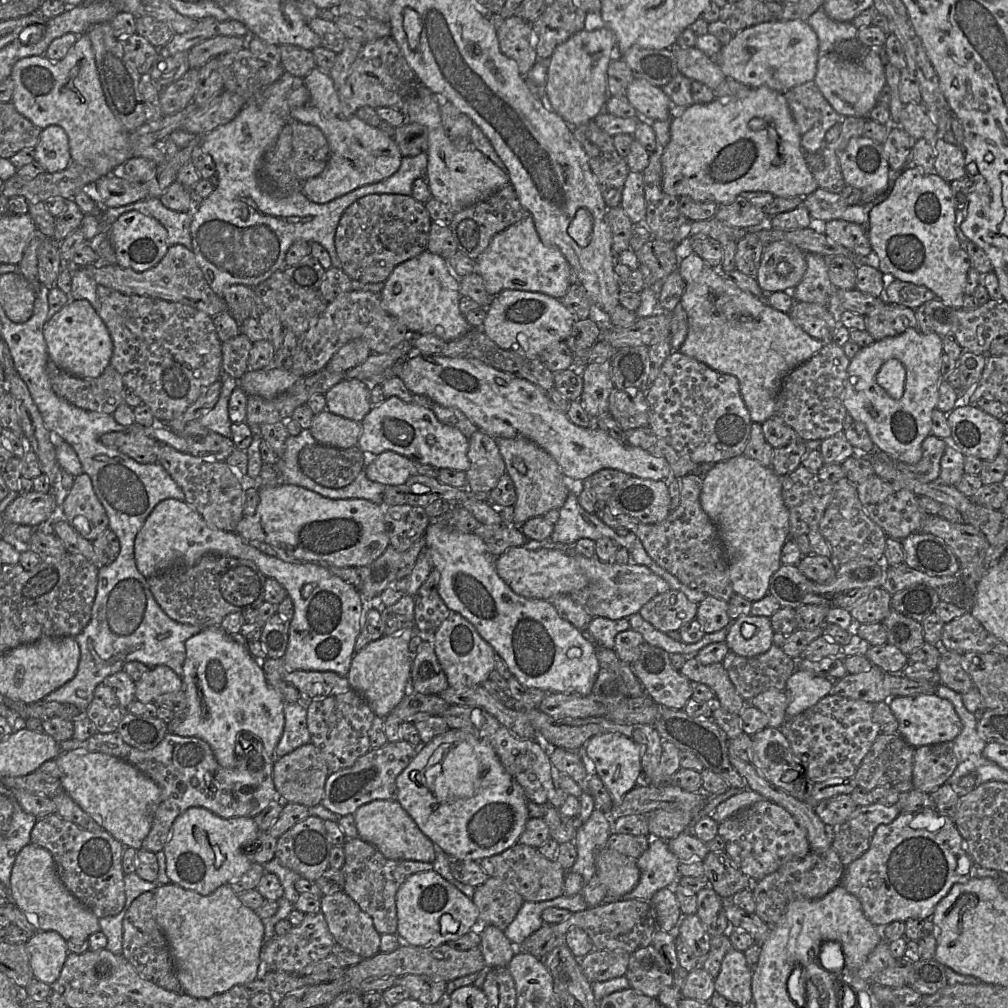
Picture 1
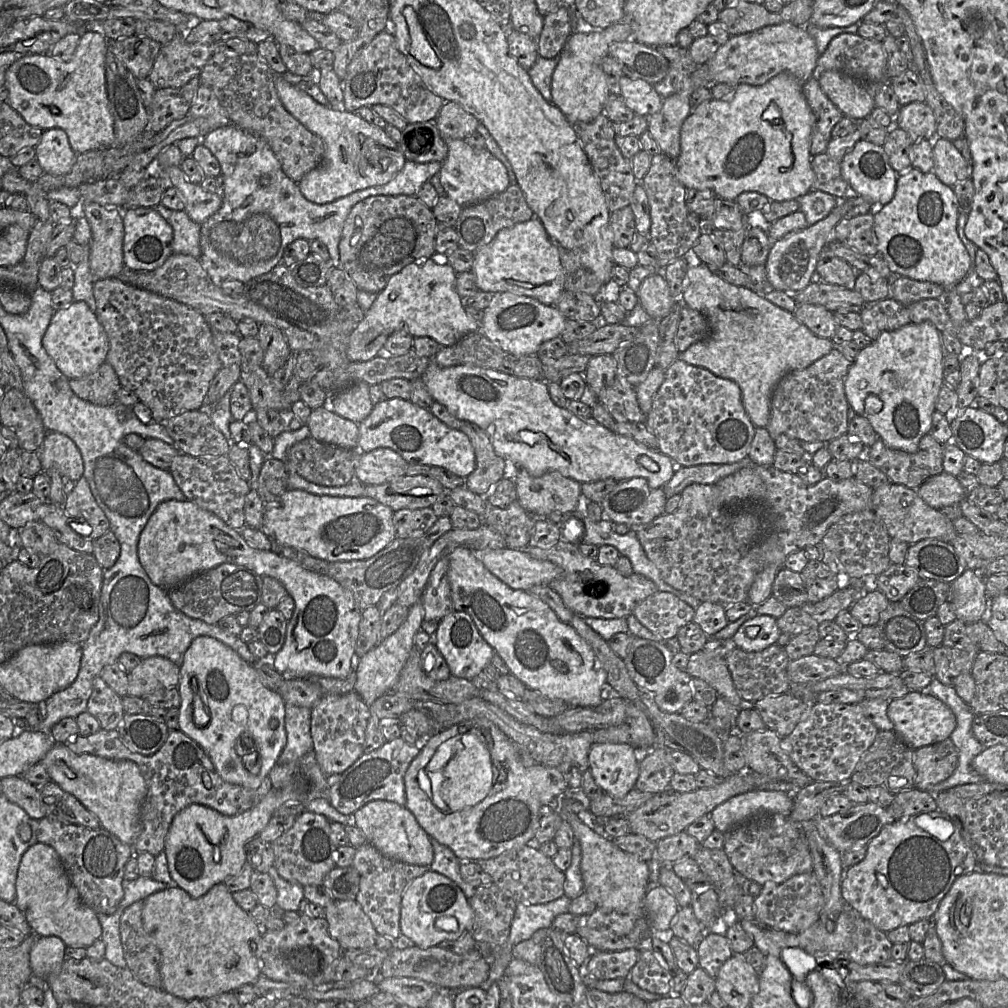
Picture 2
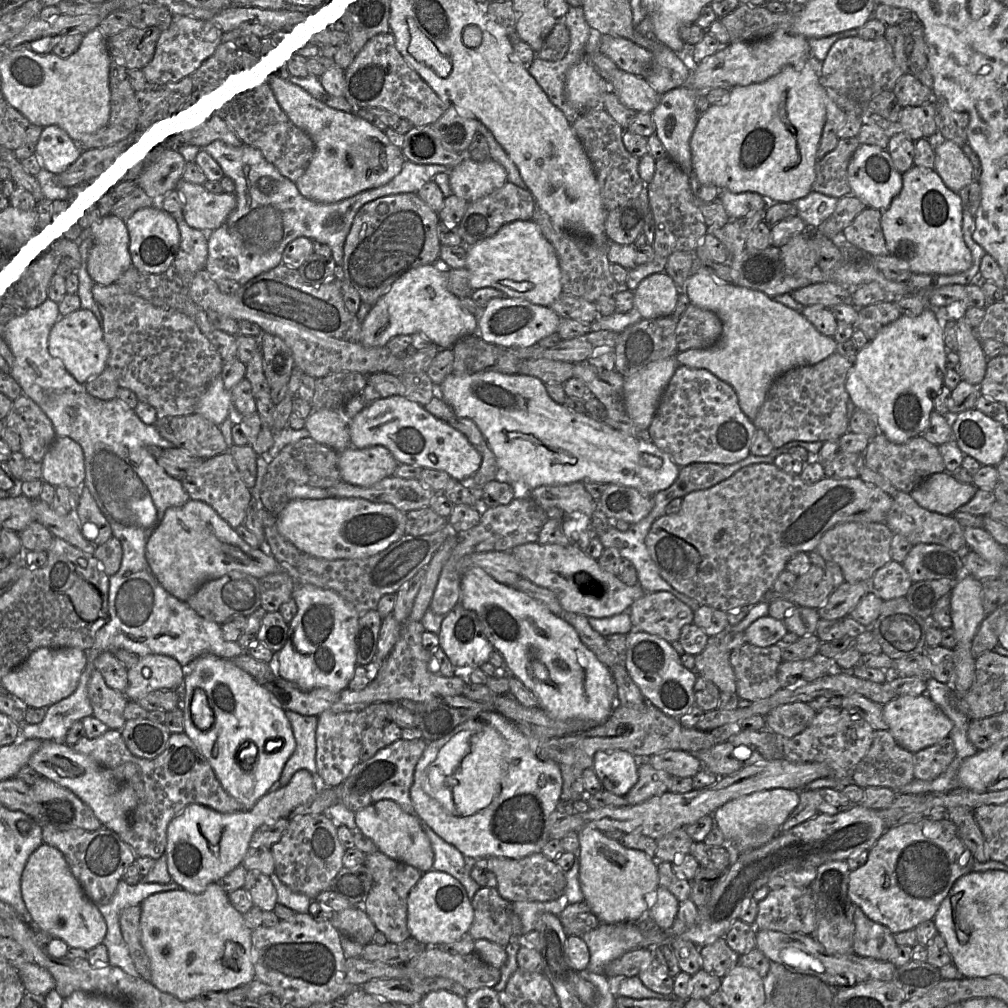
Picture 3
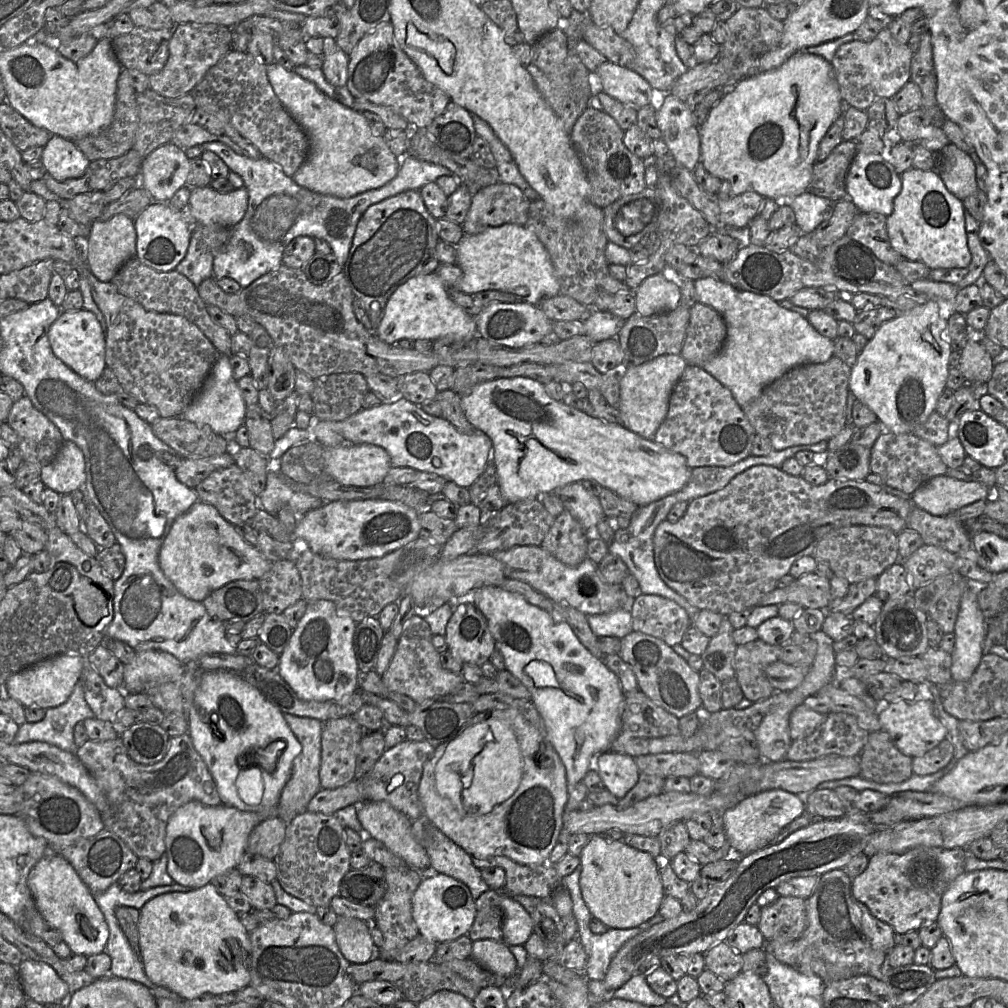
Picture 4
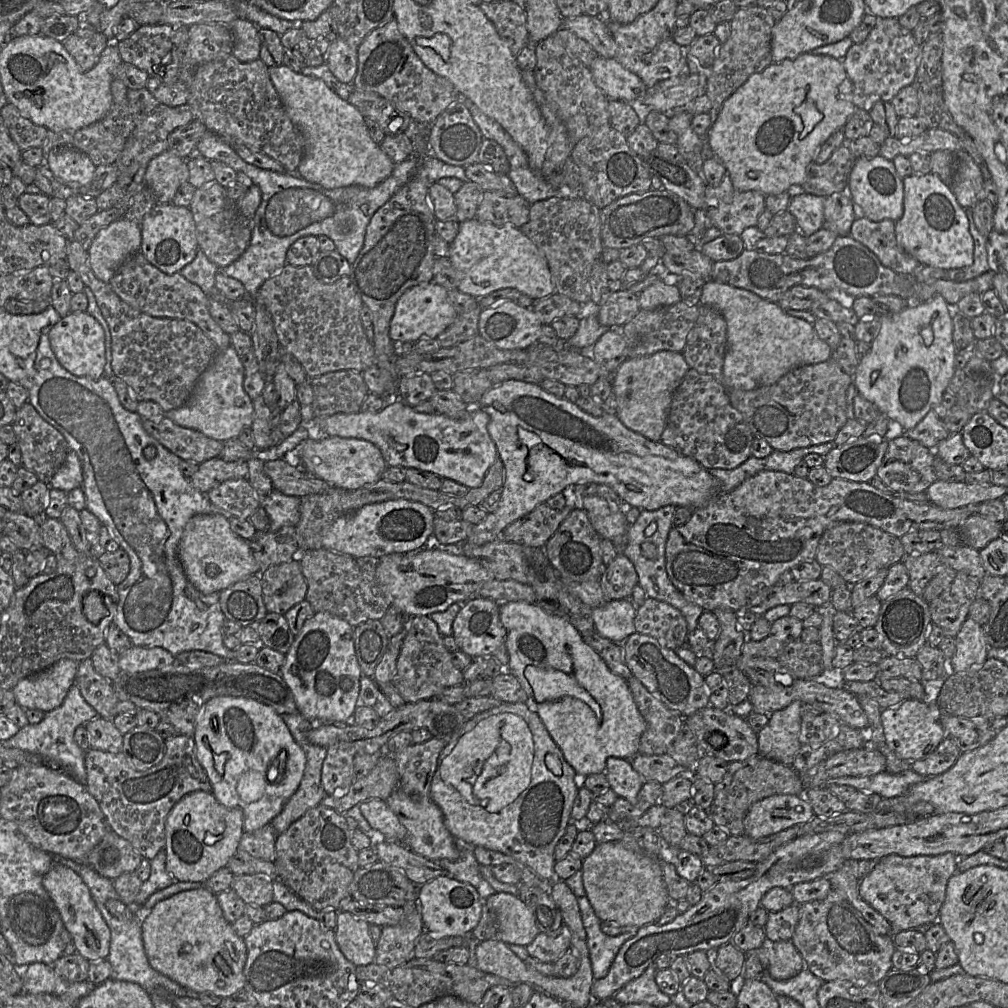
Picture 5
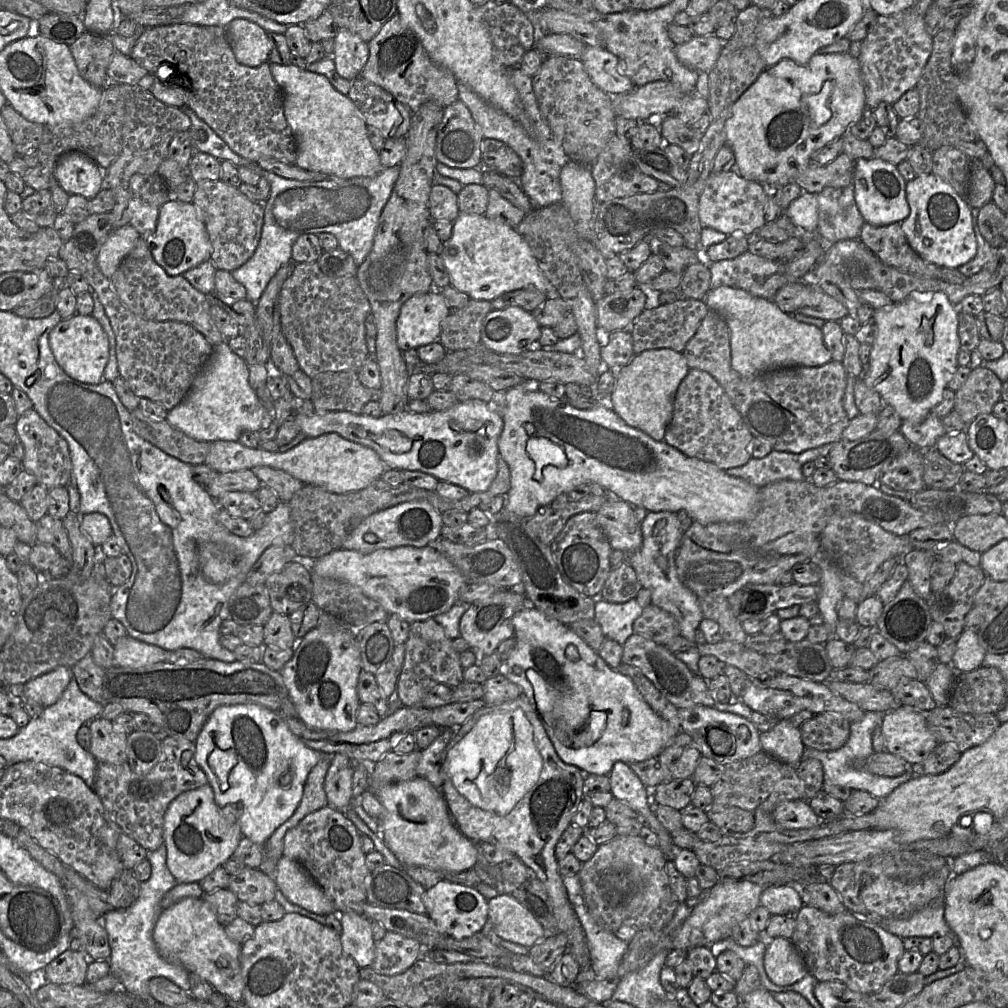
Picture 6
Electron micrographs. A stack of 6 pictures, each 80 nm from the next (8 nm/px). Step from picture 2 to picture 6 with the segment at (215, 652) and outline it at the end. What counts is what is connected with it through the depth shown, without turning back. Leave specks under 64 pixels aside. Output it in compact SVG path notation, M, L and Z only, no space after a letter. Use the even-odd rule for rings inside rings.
M236 704L220 706L216 708L203 726L195 744L196 761L207 775L209 784L211 784L214 791L214 799L216 804L222 808L226 805L236 806L236 809L238 810L238 821L240 824L242 835L250 839L252 842L262 845L265 845L273 832L294 814L301 801L304 785L311 769L319 762L319 760L324 755L333 755L317 751L304 745L292 733L285 721L277 712L274 712L271 709L268 709L258 704Z

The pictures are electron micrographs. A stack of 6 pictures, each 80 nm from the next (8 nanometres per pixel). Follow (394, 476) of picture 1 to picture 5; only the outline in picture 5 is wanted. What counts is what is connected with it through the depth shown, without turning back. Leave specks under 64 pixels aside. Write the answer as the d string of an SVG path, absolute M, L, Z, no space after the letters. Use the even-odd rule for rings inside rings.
M329 436L308 438L282 458L290 465L304 468L309 474L343 490L367 487L383 479L388 465L381 450L373 443L356 438Z

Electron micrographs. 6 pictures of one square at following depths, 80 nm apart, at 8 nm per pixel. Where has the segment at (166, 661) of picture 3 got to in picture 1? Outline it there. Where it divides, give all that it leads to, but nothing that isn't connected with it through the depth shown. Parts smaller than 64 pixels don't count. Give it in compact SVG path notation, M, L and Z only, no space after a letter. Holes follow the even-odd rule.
M165 665L150 668L135 684L136 699L143 703L154 703L155 699L164 693L183 689L183 680Z

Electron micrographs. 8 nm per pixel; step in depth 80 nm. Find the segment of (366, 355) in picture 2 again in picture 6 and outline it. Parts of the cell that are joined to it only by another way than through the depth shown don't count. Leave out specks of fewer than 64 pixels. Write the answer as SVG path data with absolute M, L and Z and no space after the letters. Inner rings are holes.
M433 290L416 294L401 306L396 321L396 339L404 352L439 341L441 324L450 310L441 293Z

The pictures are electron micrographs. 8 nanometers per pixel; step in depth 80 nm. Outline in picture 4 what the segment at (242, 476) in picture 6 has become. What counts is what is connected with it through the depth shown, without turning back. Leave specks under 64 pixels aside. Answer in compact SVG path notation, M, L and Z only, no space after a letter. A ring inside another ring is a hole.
M227 452L219 456L204 458L184 458L175 469L176 478L187 487L195 489L212 472L228 468L235 463L234 457Z

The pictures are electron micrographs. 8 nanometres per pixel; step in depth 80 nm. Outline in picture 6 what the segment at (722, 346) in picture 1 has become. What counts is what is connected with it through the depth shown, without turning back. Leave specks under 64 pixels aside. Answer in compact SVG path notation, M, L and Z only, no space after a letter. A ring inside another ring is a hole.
M720 286L707 292L704 303L710 311L725 320L730 331L731 367L743 377L791 367L819 367L832 360L821 329L795 320L781 311L773 301L753 296L742 289Z

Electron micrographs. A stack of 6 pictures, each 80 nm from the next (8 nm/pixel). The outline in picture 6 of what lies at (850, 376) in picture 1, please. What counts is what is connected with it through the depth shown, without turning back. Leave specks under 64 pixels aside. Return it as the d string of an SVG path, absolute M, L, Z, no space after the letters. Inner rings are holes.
M941 291L912 292L901 302L874 310L873 322L877 326L877 334L871 345L869 364L861 378L868 388L879 394L883 405L893 407L902 420L919 423L943 400L943 392L959 367L958 313L957 306Z

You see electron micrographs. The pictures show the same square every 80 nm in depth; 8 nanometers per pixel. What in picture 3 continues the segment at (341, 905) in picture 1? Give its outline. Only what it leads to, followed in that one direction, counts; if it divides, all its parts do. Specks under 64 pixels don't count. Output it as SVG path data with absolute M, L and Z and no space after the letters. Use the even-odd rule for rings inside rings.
M357 906L334 912L330 922L341 936L346 936L364 946L372 942L377 931L367 913Z

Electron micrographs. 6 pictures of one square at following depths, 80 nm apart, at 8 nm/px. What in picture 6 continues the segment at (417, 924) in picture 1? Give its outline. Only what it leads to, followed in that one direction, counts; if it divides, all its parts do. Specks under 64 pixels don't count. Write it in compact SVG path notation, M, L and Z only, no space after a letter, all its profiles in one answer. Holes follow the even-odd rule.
M441 880L433 887L425 890L422 901L427 915L444 936L455 939L470 937L482 931L488 921L488 900L475 888Z

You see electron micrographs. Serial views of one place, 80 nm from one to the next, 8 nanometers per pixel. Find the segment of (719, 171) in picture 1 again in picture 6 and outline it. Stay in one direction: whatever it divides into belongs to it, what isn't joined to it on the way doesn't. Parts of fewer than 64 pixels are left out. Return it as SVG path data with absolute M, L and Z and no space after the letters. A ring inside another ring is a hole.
M848 52L814 54L806 65L800 65L789 58L784 58L776 65L765 69L732 106L730 116L725 122L725 135L726 144L731 147L735 156L734 168L744 179L758 182L768 189L795 183L795 179L810 165L813 154L834 139L848 133L848 128L861 118L866 108L864 85L861 78L860 63L857 57Z

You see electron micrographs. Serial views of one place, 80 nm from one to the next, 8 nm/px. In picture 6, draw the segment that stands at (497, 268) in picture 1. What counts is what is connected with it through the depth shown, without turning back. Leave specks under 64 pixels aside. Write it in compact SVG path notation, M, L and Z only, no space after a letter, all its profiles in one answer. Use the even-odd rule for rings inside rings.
M459 213L453 222L450 238L443 242L439 255L450 277L450 285L466 293L473 300L492 301L499 295L518 289L536 289L546 295L547 299L558 298L553 285L541 271L538 262L527 242L517 231L505 224L498 223L485 215Z

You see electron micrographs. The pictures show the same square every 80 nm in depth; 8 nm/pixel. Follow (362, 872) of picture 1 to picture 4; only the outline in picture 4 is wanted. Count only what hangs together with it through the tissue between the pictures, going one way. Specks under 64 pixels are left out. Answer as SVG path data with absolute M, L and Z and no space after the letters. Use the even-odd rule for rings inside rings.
M406 866L406 868L384 868L386 892L380 902L374 907L373 922L383 935L383 944L377 947L376 958L394 960L399 950L409 941L419 935L417 925L412 916L412 897L423 879L423 873Z

